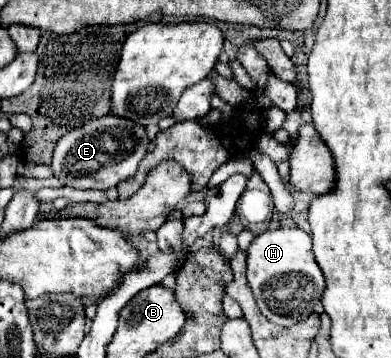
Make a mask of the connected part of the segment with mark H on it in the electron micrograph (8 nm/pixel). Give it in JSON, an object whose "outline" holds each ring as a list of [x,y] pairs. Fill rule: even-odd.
{"outline":[[[277,228],[255,236],[247,248],[247,282],[261,314],[269,322],[291,326],[311,316],[325,284],[323,272],[319,272],[313,258],[311,236],[301,228]]]}

